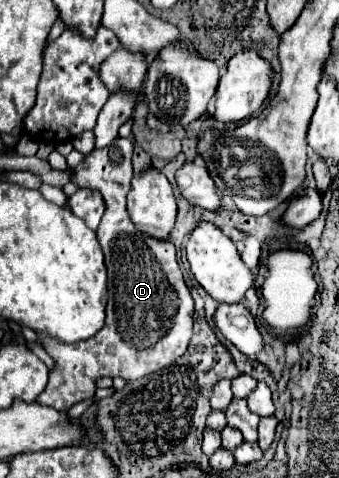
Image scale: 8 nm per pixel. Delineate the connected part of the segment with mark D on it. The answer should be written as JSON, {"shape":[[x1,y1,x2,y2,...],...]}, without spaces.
{"shape":[[116,137,106,149,98,149,98,153,92,151,72,169,74,183,98,189,106,201,106,213,96,231,108,267,106,325,98,331,98,337,78,341,78,345,62,345,60,341,50,341,50,337,40,337,42,347,56,361,56,367,50,371,46,389,36,397,38,405,68,411,72,405,94,397,94,381,98,377,122,377,124,381,142,379,148,373,172,365,186,351,192,337,194,301,178,267,174,245,138,233,126,213,132,153,132,139]]}

